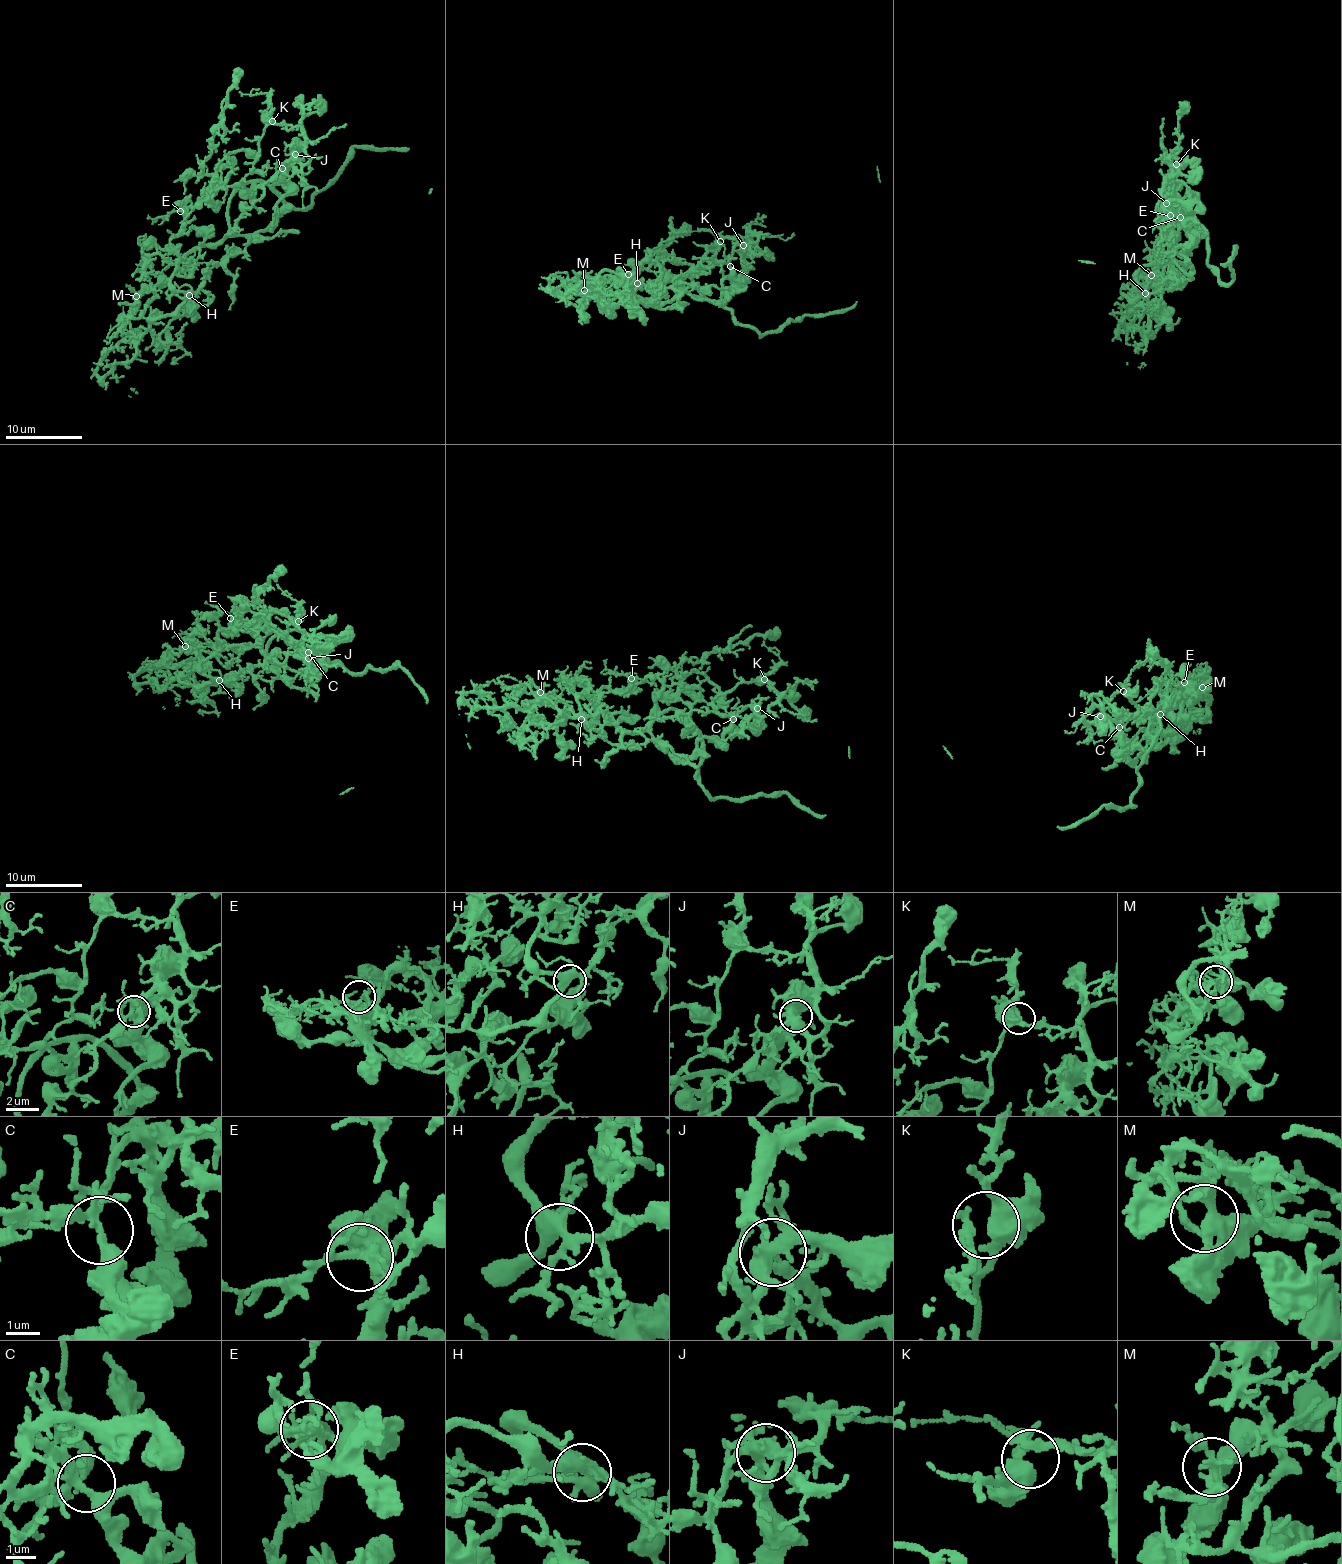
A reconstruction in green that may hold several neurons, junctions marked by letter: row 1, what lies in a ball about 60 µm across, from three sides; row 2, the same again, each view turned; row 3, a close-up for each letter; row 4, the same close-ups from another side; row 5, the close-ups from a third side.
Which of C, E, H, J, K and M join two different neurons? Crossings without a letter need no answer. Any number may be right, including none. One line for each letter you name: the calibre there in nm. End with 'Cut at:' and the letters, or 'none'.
Cut at: none

